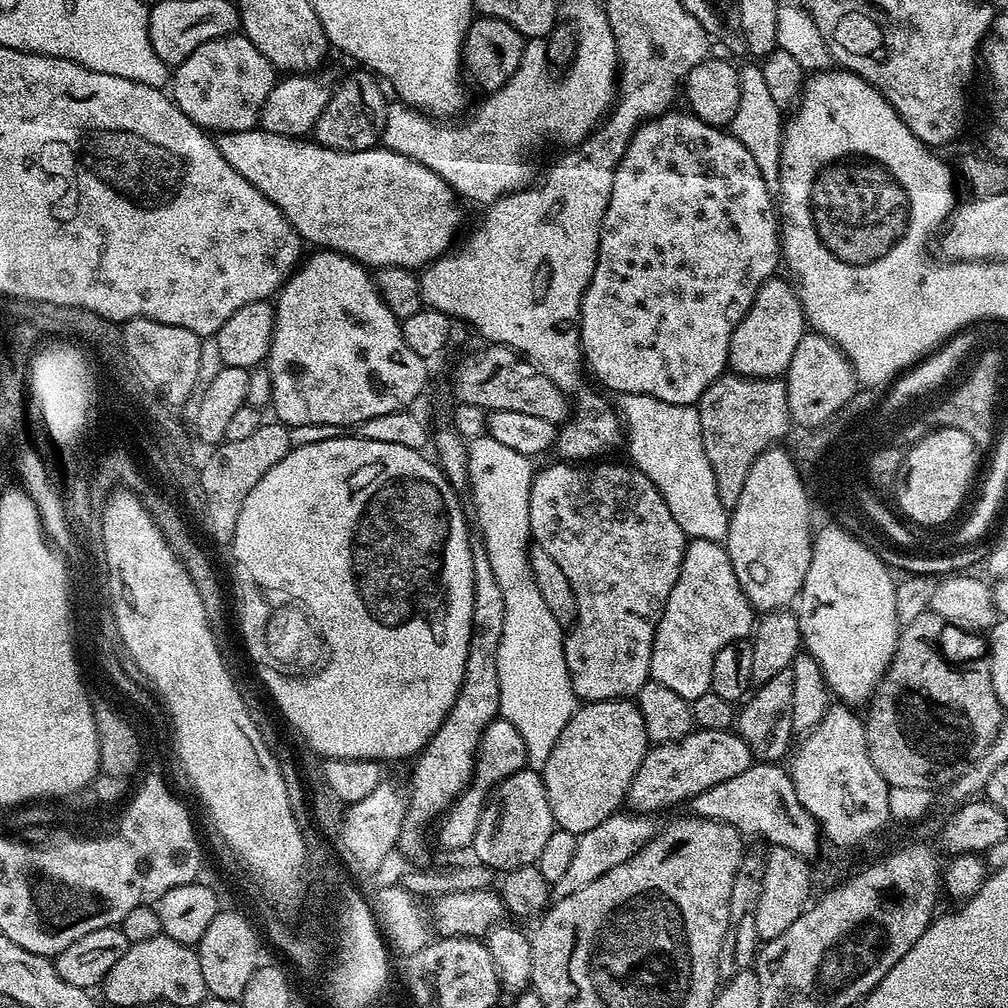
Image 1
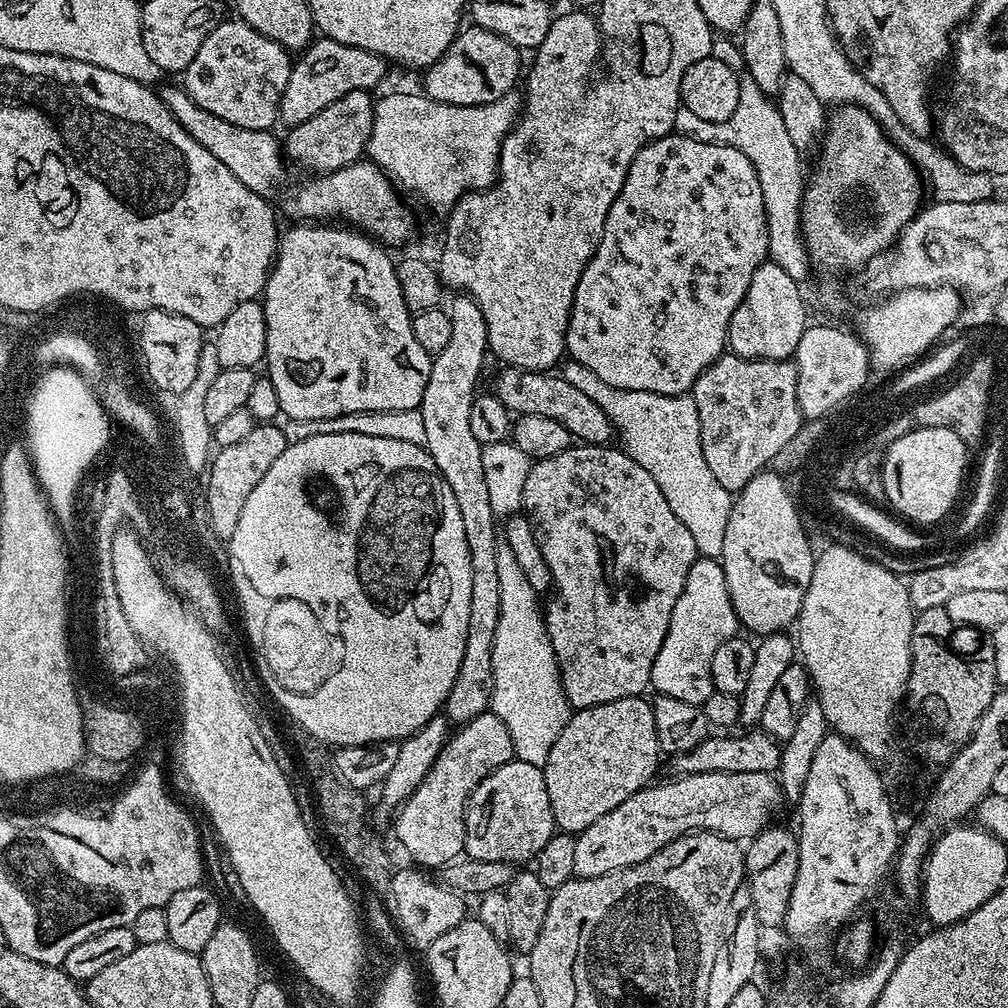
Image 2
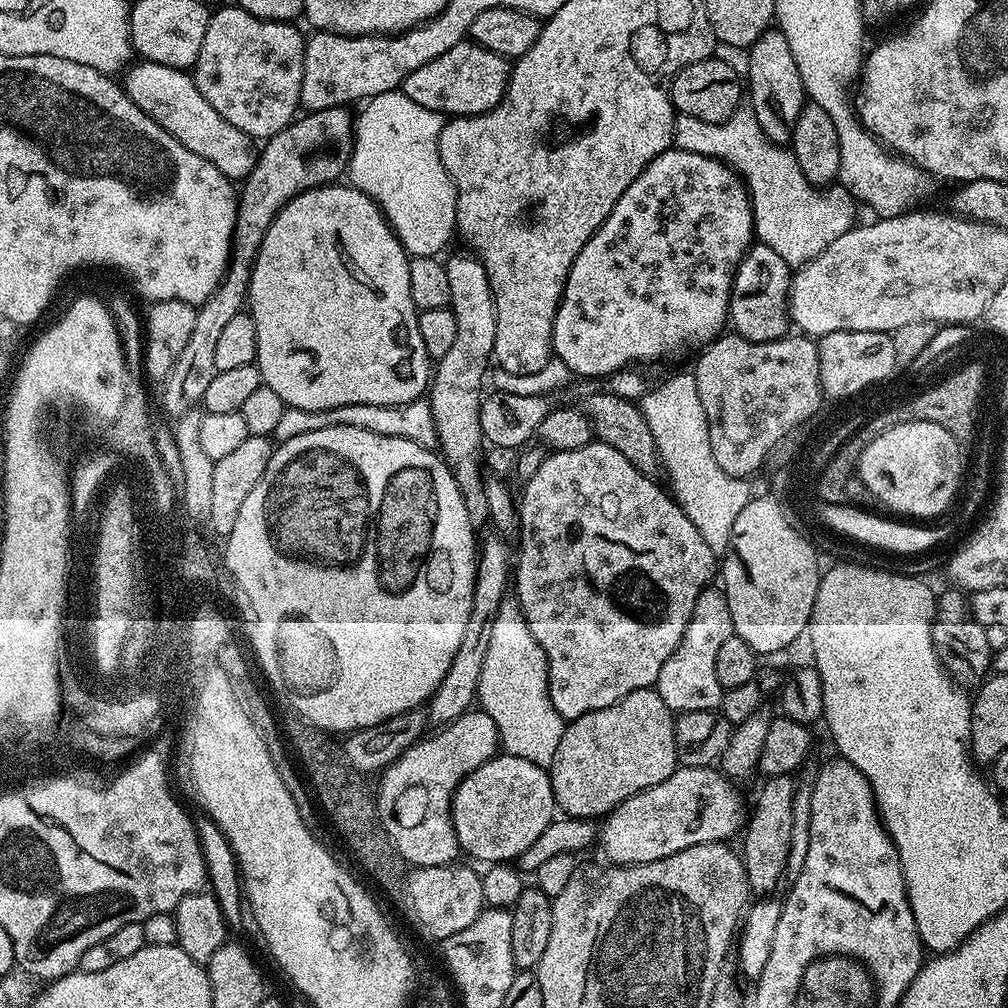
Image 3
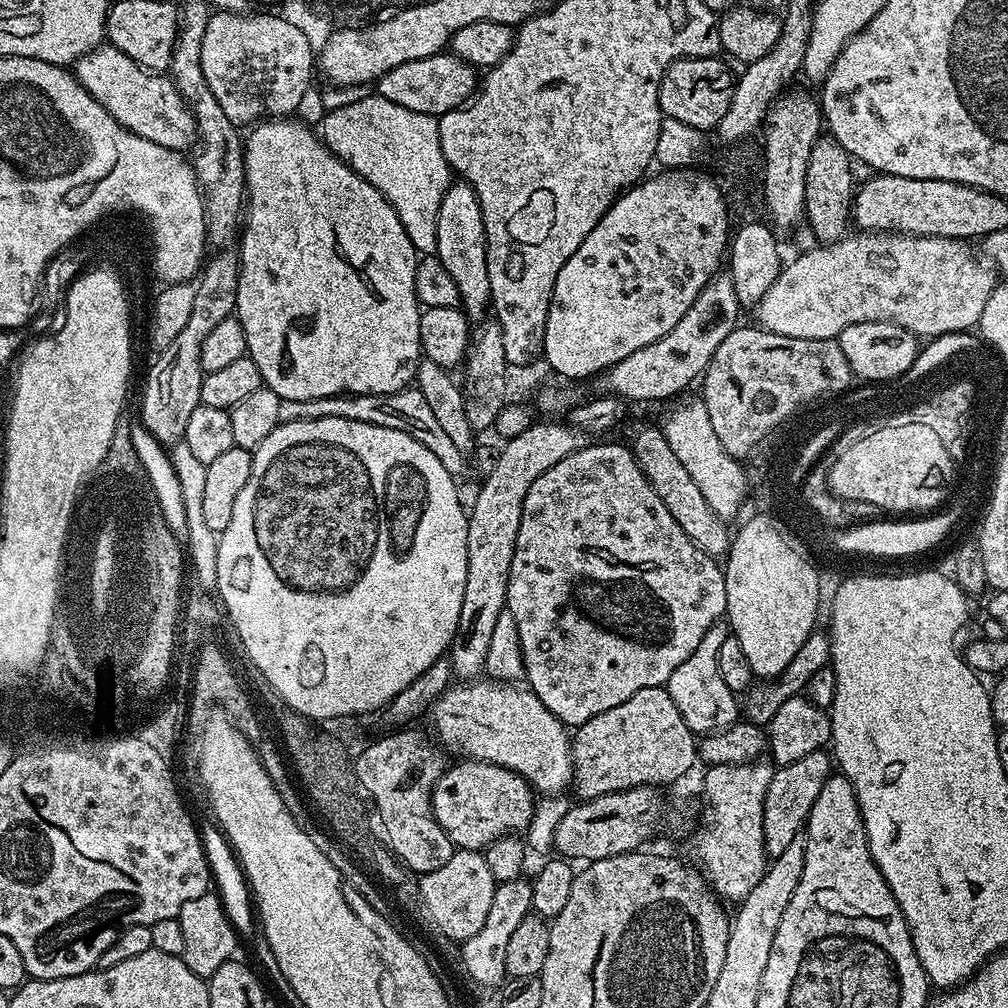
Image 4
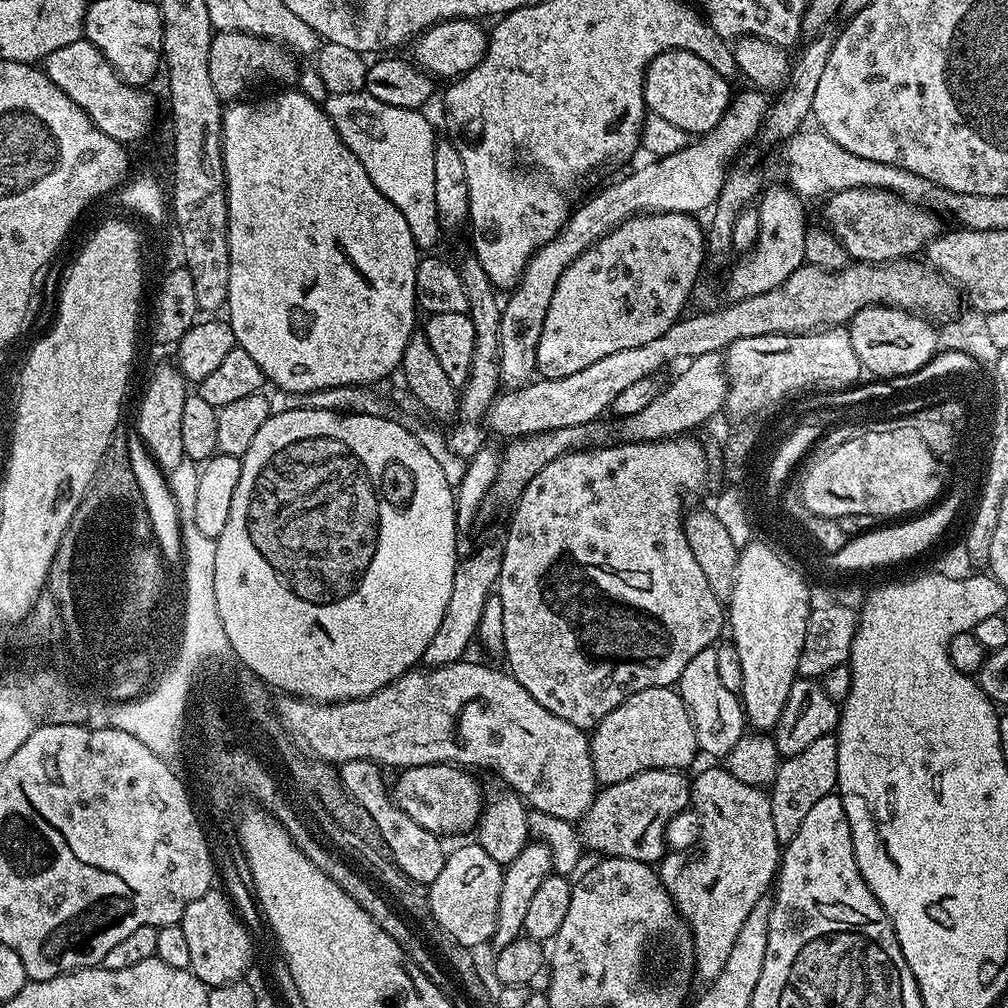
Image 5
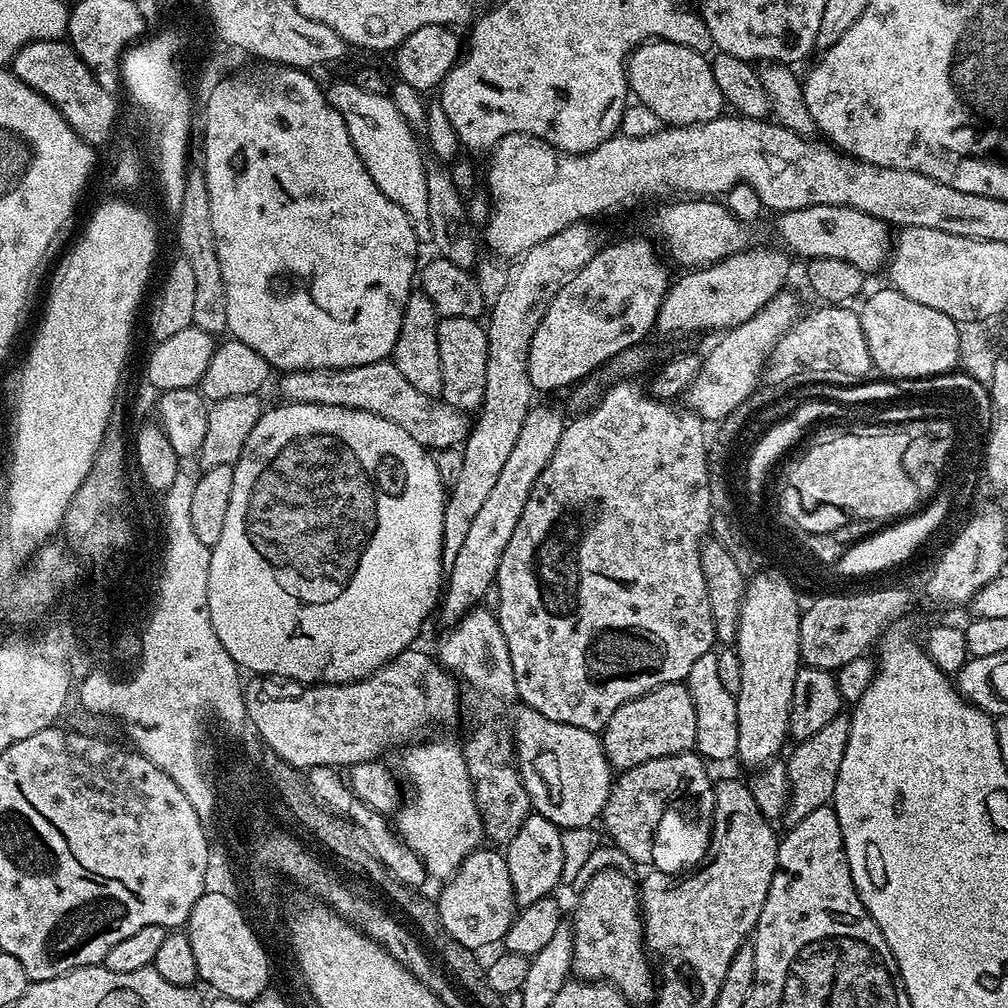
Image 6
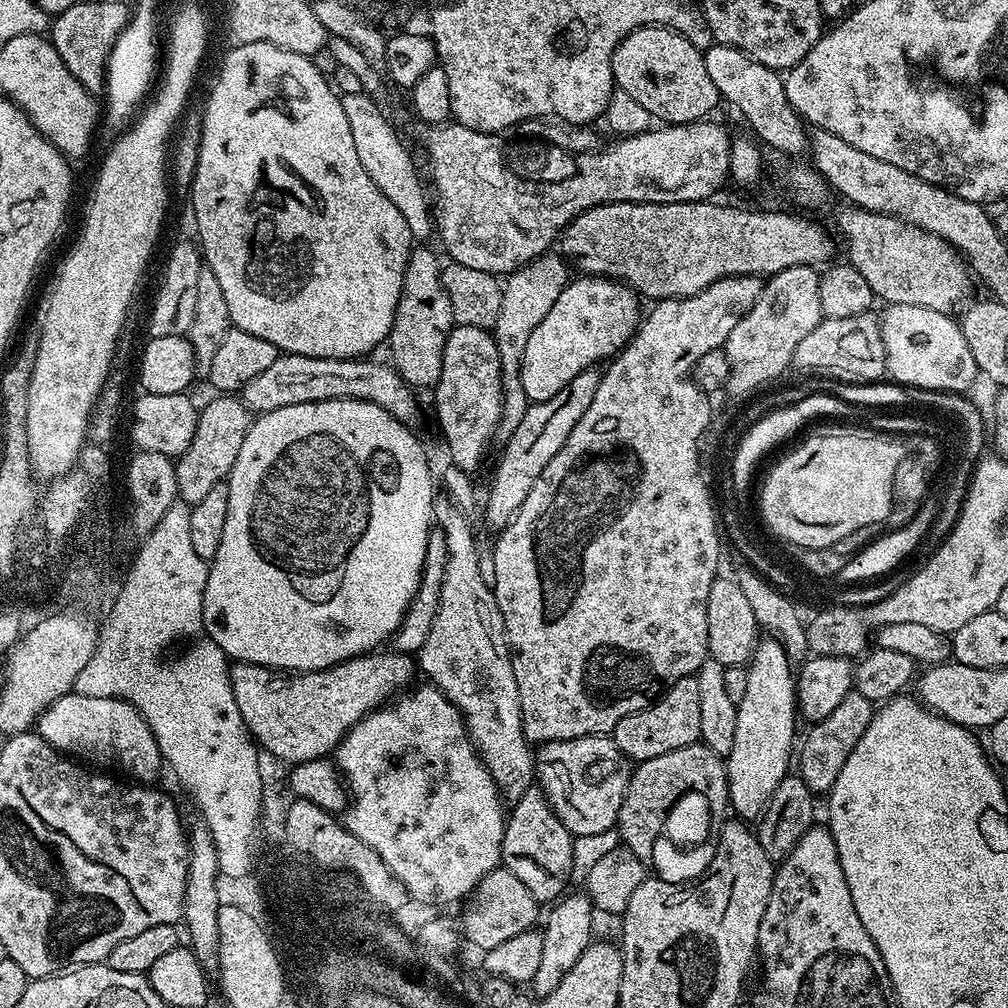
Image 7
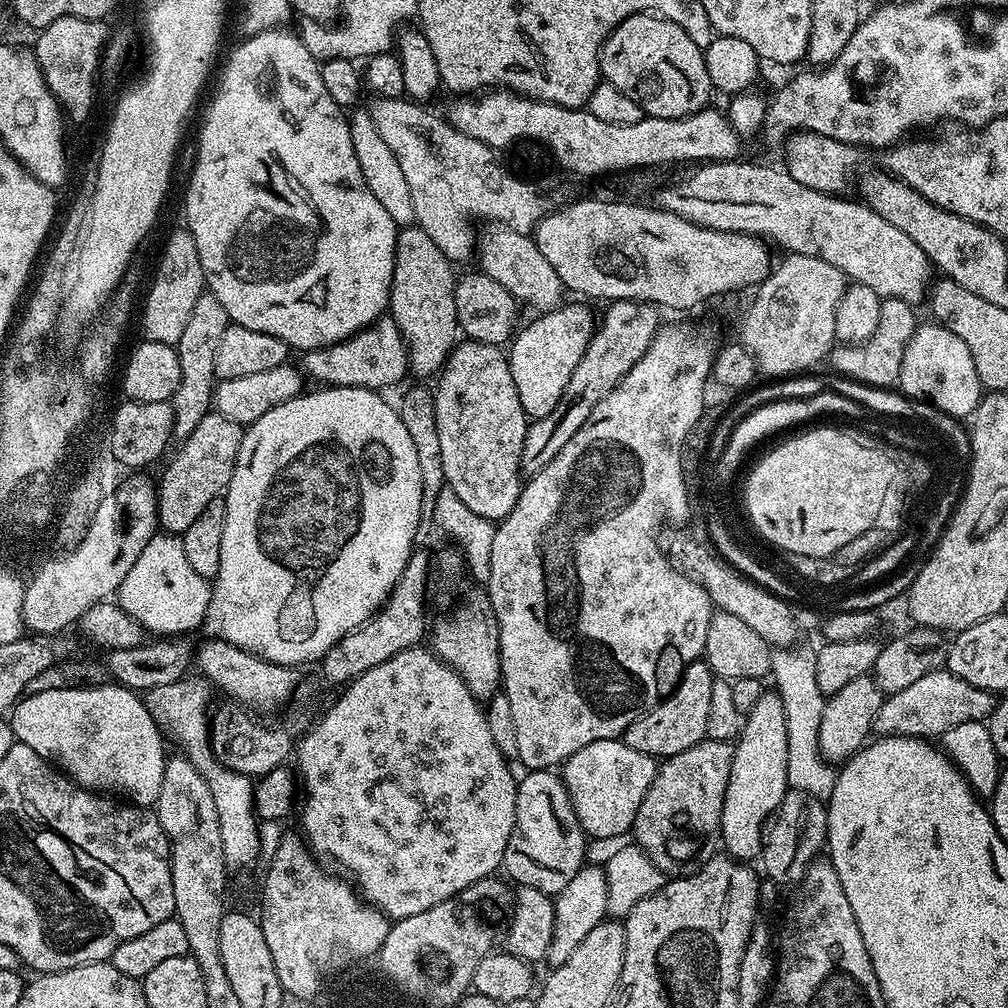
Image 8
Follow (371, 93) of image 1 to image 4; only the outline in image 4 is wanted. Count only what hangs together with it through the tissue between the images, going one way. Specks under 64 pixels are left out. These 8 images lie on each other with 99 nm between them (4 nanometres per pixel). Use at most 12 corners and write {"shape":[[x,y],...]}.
{"shape":[[240,253],[198,277],[190,322],[157,355],[139,419],[165,446],[201,403],[202,342],[236,311]]}

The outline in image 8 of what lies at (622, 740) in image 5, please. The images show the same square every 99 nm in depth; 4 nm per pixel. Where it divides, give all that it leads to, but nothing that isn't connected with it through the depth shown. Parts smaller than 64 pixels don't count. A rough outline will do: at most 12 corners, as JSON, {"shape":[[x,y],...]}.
{"shape":[[703,659],[624,731],[657,758],[705,739],[712,671]]}

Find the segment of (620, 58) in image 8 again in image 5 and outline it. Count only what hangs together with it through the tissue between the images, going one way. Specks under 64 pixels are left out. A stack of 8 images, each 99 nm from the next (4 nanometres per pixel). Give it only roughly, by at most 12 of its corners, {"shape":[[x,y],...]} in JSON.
{"shape":[[693,52],[644,70],[644,106],[689,134],[718,126],[729,81]]}

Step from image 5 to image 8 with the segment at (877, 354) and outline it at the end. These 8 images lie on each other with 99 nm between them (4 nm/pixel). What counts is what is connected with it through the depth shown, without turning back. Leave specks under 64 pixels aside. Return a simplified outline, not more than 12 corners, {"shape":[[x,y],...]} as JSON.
{"shape":[[917,323],[898,388],[955,418],[982,395],[958,334]]}

